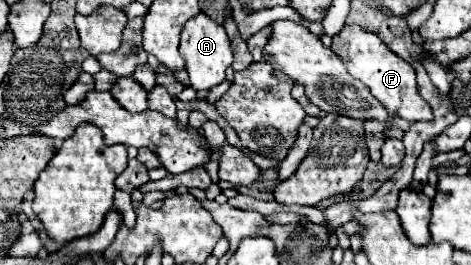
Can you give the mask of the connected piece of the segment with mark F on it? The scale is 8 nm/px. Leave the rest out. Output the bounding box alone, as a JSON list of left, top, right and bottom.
[331,27,433,123]

